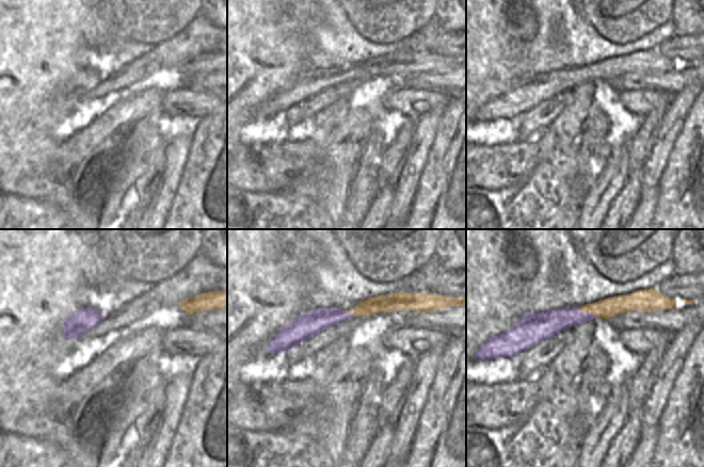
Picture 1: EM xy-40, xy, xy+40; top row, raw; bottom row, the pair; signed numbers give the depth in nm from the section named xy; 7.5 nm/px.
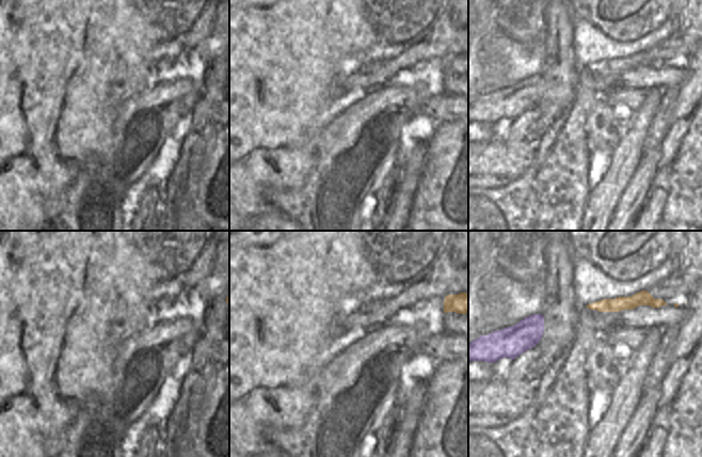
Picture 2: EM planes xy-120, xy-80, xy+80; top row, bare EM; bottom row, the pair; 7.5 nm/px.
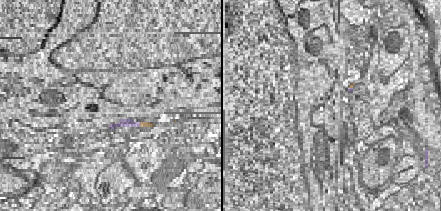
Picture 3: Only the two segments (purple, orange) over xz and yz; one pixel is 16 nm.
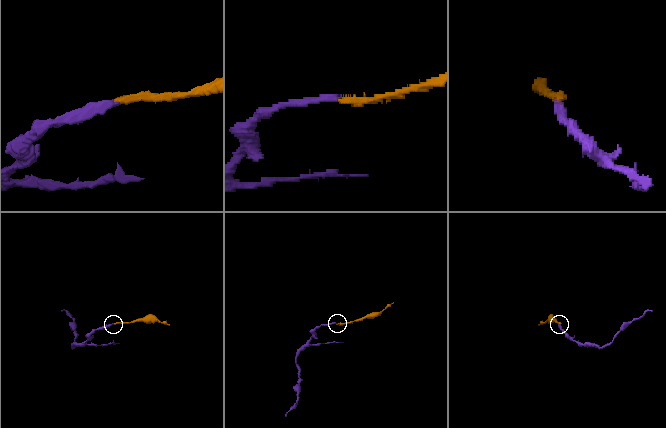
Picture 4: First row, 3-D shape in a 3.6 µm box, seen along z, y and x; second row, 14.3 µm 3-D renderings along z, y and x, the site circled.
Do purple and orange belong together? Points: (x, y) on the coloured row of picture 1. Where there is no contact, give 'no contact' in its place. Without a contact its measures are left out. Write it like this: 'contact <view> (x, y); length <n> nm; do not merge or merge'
contact xy+40 (586, 312); length 150 nm; do not merge

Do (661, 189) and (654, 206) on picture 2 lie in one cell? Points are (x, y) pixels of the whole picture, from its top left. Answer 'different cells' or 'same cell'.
same cell

